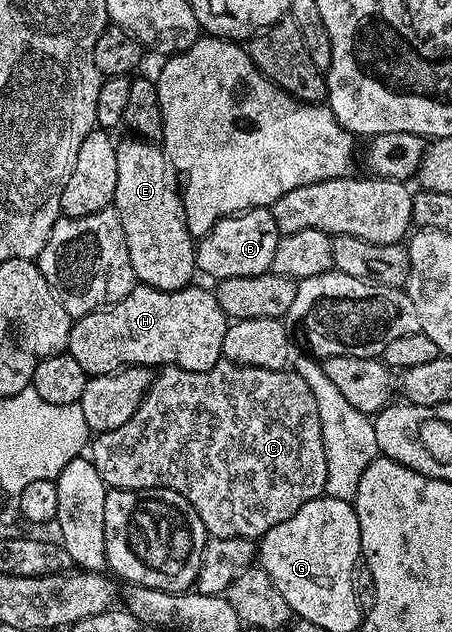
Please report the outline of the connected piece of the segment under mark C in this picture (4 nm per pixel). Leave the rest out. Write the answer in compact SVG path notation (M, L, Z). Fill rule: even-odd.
M220 361L208 371L186 371L180 367L162 368L163 375L156 374L151 380L151 388L147 390L147 396L141 401L137 413L121 425L121 429L105 431L94 436L89 447L91 464L101 473L108 488L122 489L125 491L140 491L141 489L153 489L154 487L168 487L177 493L181 493L197 509L201 521L205 525L208 536L214 538L245 538L258 540L273 525L281 525L301 505L320 498L325 492L325 477L327 476L327 462L325 461L325 445L321 433L321 413L317 400L313 398L313 389L305 385L305 381L294 369L274 371L273 369L257 369L246 367L240 363L228 363Z

